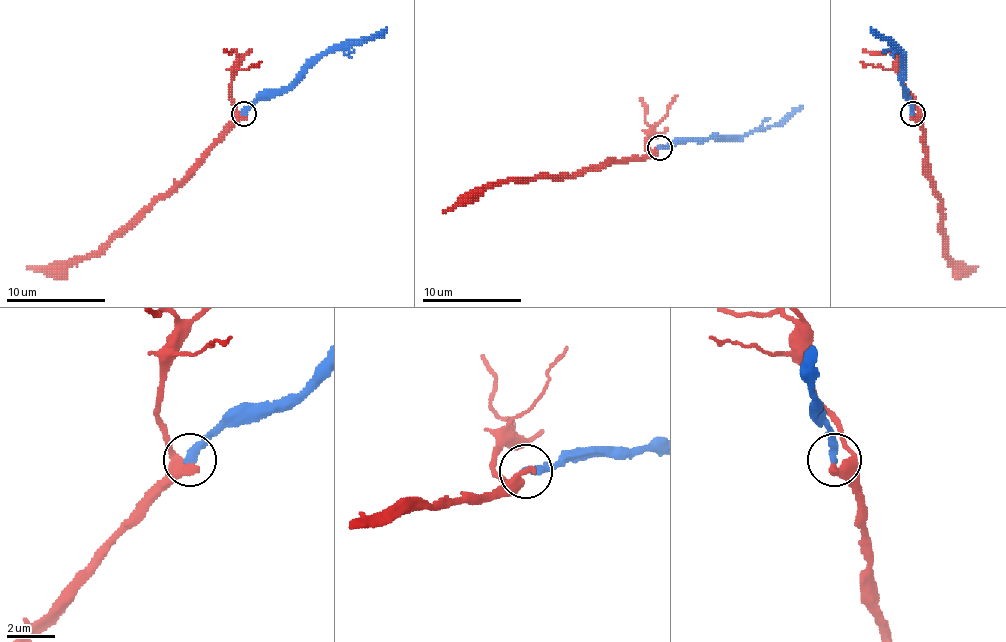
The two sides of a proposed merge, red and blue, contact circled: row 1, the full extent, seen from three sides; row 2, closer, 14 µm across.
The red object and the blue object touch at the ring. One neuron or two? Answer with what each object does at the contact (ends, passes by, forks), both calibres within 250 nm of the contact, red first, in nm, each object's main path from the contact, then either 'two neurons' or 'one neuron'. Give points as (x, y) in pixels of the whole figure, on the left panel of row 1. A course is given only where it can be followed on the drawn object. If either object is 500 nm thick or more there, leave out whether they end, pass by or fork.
red ends there; blue ends there; 440 nm thick on the red side, 320 nm on the other; red runs (244, 114), (189, 172), (99, 249), (52, 266), (27, 266); blue runs (244, 114), (261, 97), (281, 94), (321, 57), (361, 44), (386, 27); two neurons

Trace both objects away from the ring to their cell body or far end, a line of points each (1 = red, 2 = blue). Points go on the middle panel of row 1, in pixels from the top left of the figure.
1: (660, 148), (642, 158), (605, 160), (580, 173), (515, 178), (468, 193), (443, 213)
2: (660, 148), (677, 140), (737, 138), (777, 125), (802, 105)

